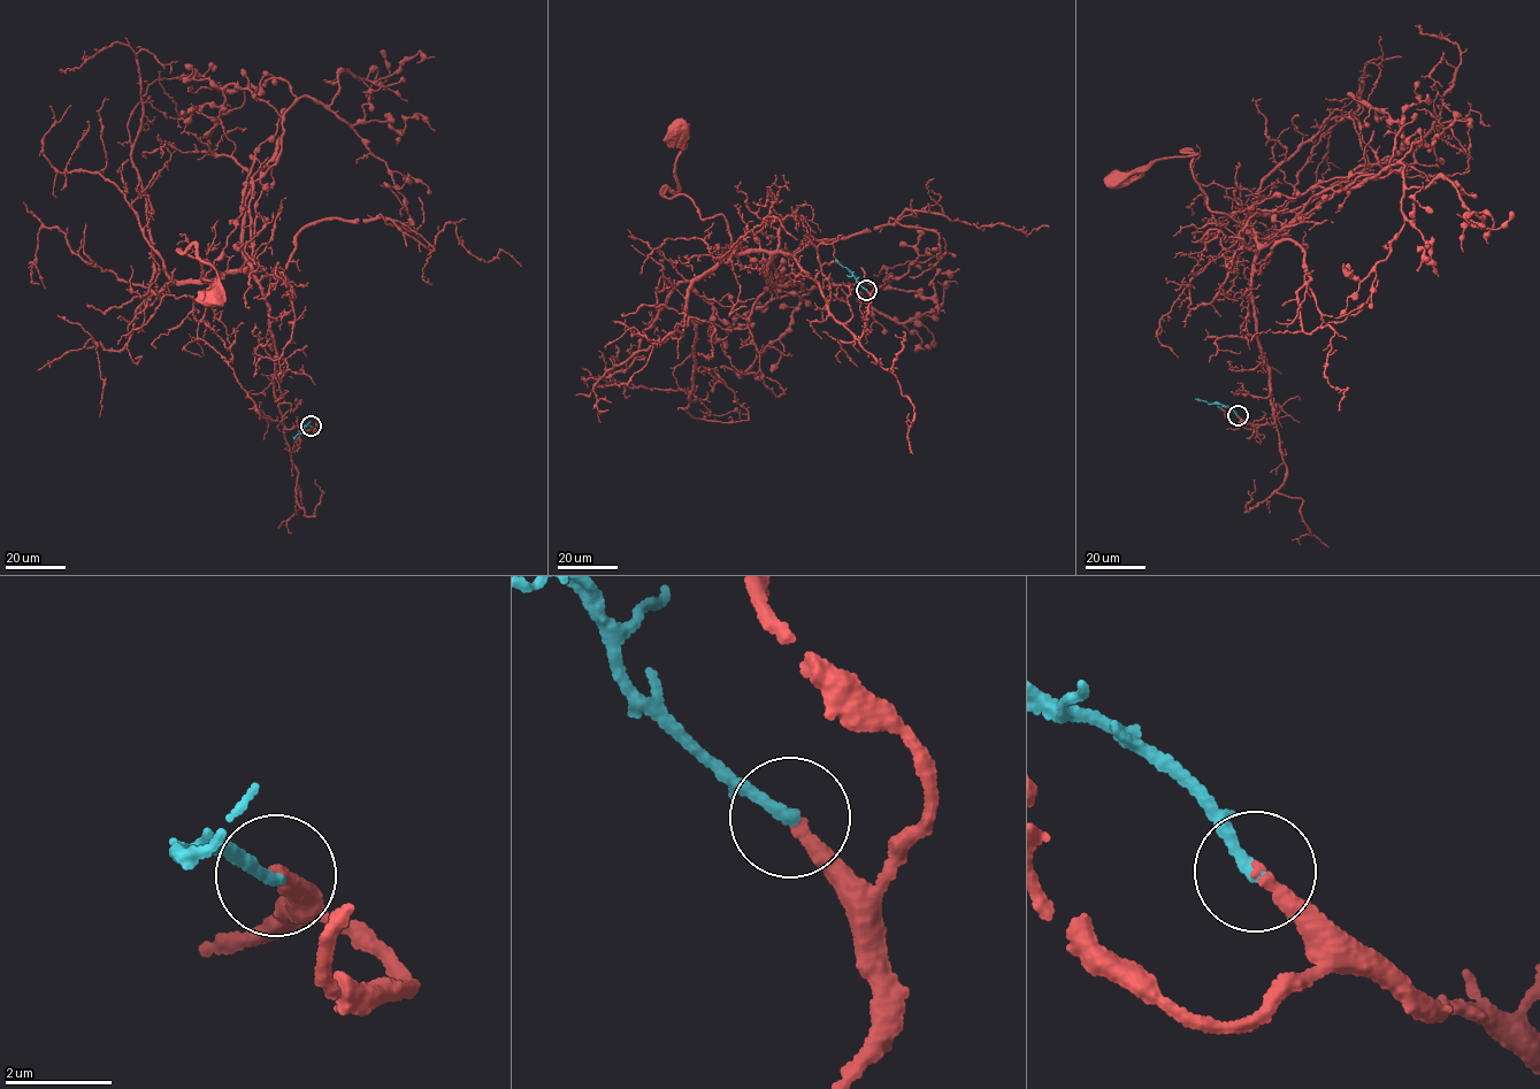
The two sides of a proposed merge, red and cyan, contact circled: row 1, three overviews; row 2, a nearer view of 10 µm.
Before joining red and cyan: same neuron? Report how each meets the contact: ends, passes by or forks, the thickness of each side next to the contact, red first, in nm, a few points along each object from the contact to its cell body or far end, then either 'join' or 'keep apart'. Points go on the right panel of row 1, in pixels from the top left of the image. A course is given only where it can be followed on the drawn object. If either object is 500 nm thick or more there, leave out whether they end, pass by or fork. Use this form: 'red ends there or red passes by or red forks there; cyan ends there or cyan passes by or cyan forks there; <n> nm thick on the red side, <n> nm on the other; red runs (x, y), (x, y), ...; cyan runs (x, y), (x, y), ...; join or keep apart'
red ends there; cyan ends there; 280 nm thick on the red side, 240 nm on the other; red runs (1238, 416), (1274, 421), (1253, 305), (1253, 235), (1210, 211), (1190, 151), (1123, 179); cyan runs (1238, 416), (1230, 407), (1195, 399); join

